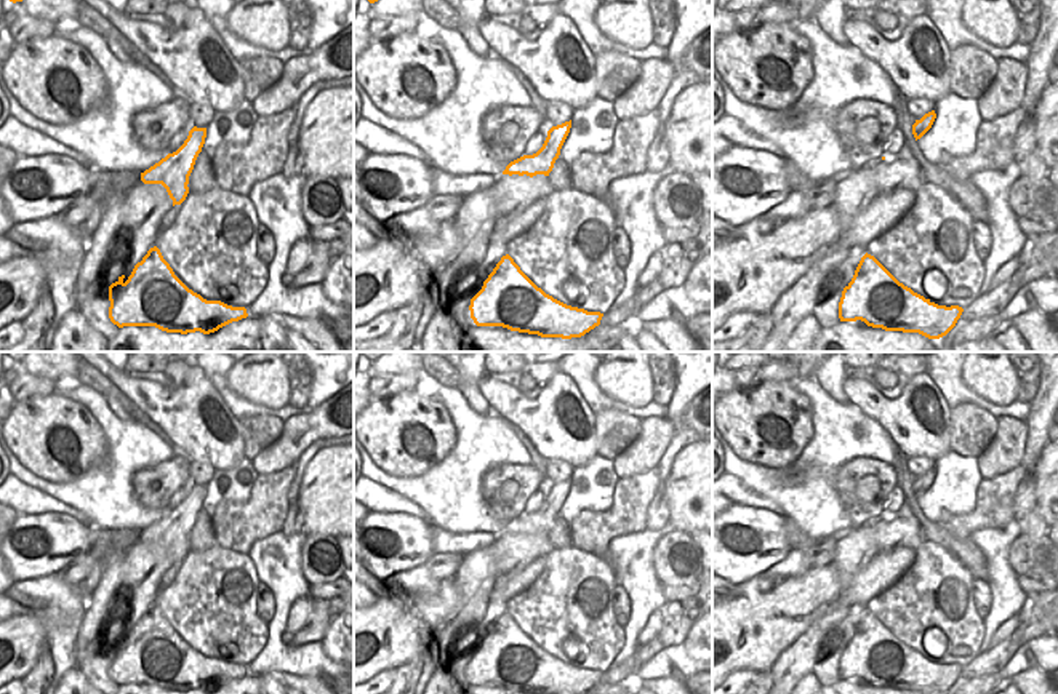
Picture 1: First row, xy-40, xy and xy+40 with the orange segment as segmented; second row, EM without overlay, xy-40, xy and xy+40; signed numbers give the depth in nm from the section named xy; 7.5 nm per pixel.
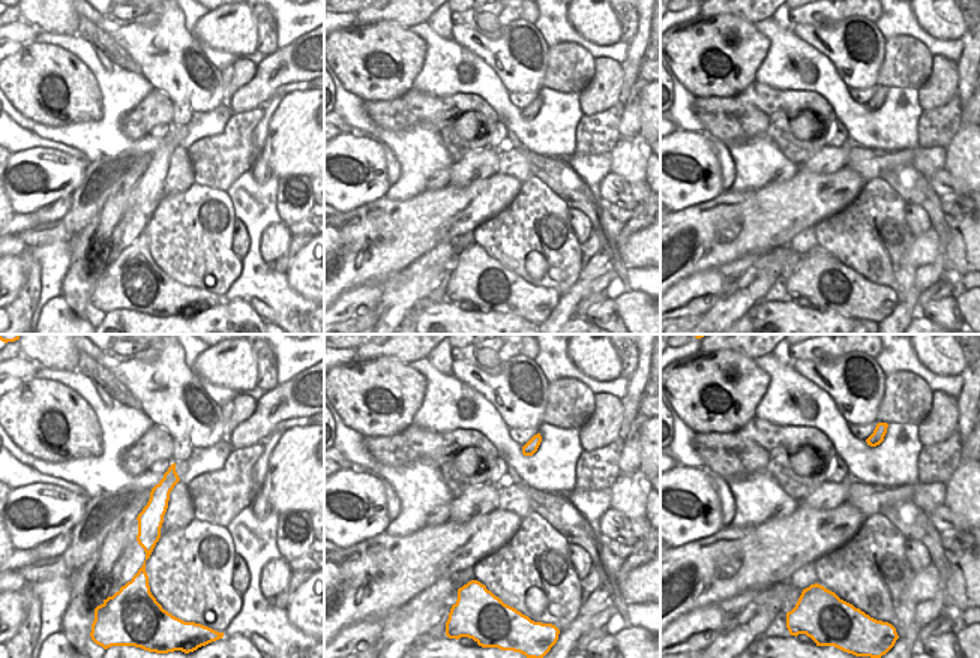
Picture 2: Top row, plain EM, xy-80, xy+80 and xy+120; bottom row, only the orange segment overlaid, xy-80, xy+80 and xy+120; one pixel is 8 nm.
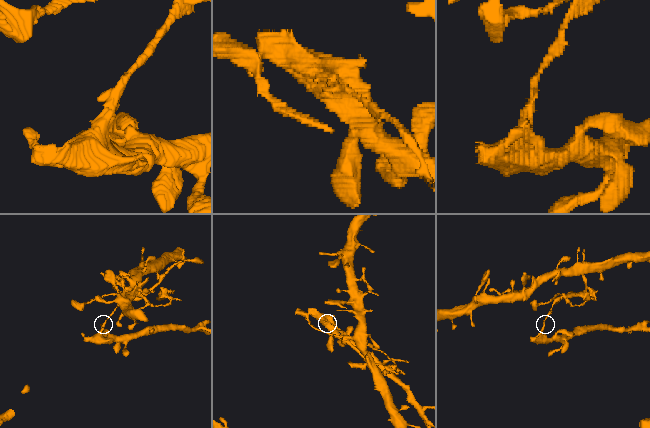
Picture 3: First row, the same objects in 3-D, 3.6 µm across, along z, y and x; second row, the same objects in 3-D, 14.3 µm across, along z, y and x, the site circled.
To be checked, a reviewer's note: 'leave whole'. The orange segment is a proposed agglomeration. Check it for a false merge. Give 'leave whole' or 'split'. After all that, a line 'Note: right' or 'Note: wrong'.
split
Note: wrong

